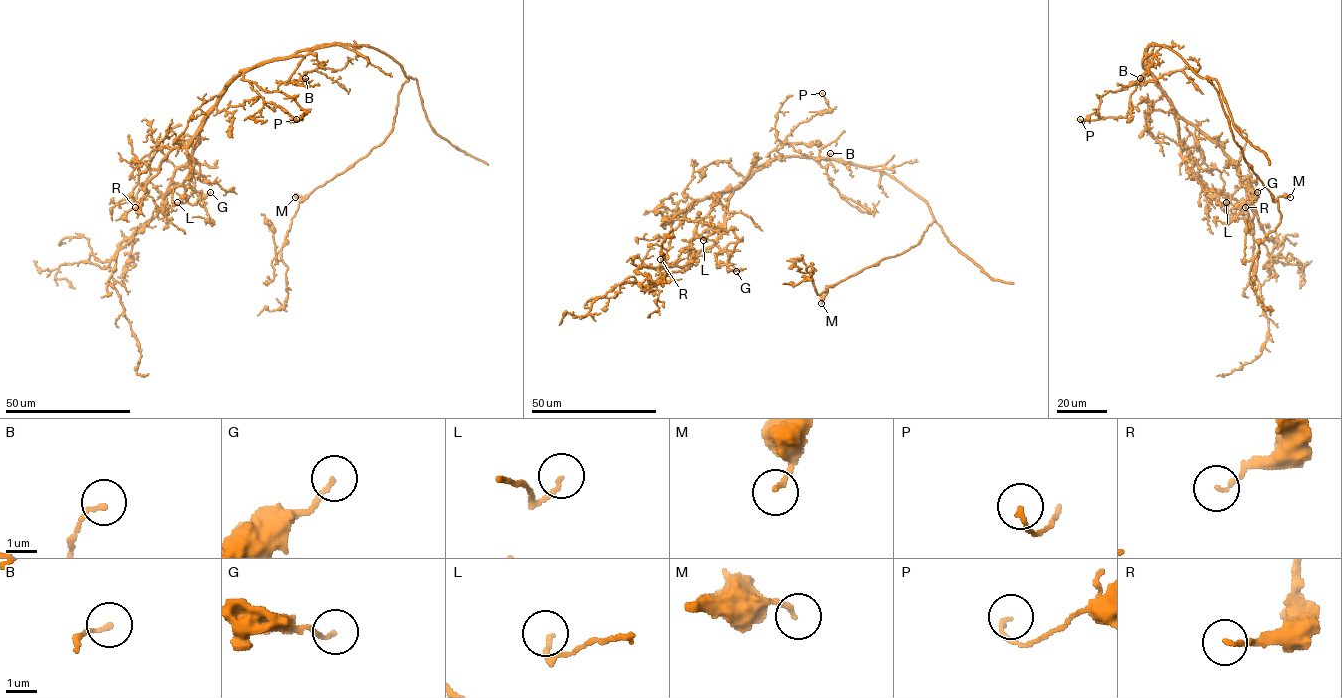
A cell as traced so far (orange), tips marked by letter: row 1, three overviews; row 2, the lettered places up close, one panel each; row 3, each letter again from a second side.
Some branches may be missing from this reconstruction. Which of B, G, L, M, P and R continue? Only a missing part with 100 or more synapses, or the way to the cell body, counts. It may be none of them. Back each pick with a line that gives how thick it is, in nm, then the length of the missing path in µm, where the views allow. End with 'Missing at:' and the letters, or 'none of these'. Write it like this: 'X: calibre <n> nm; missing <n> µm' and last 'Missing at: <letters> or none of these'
Missing at: none of these

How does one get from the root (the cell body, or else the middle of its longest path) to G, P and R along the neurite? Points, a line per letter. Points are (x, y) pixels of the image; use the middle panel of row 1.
G: (825, 159), (772, 159), (731, 194), (725, 229), (717, 241), (720, 250), (714, 255), (718, 262), (736, 271)
P: (825, 159), (769, 156), (799, 123), (830, 109), (822, 93)
R: (825, 159), (778, 157), (741, 185), (695, 200), (670, 221), (672, 235), (667, 256), (660, 259)

